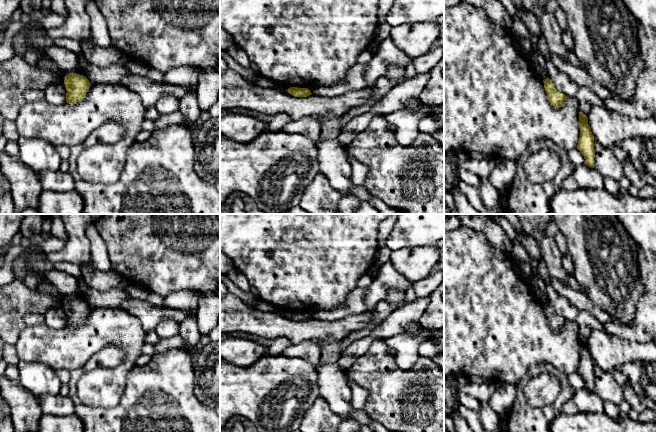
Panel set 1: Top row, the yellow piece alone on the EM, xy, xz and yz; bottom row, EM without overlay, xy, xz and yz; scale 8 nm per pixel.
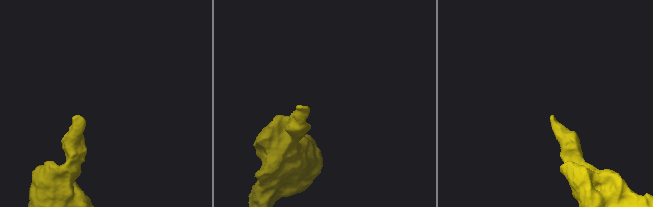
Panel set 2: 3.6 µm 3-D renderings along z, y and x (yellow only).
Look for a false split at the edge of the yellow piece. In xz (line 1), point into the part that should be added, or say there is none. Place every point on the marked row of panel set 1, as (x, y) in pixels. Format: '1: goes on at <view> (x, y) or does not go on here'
1: does not go on here

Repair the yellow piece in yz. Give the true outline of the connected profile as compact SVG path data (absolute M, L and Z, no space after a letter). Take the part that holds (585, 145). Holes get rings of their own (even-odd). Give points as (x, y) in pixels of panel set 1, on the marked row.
M579 112L579 126L580 126L580 137L577 144L577 149L584 156L584 164L594 168L594 136L591 132L590 126L588 124L588 118L583 113Z

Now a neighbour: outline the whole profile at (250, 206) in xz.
M246 195L242 201L244 202L244 209L246 214L267 214L262 211L249 196Z

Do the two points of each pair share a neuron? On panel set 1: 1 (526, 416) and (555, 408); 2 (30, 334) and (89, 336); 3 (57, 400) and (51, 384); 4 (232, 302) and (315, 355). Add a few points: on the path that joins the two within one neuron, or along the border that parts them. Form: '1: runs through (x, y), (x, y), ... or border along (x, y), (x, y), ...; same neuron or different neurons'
1: runs through (533, 416), (544, 416), (548, 413); same neuron
2: runs through (45, 338), (74, 338); same neuron
3: border along (58, 393), (42, 394), (38, 398); different neurons
4: border along (293, 346), (304, 341), (315, 341), (321, 348); different neurons

